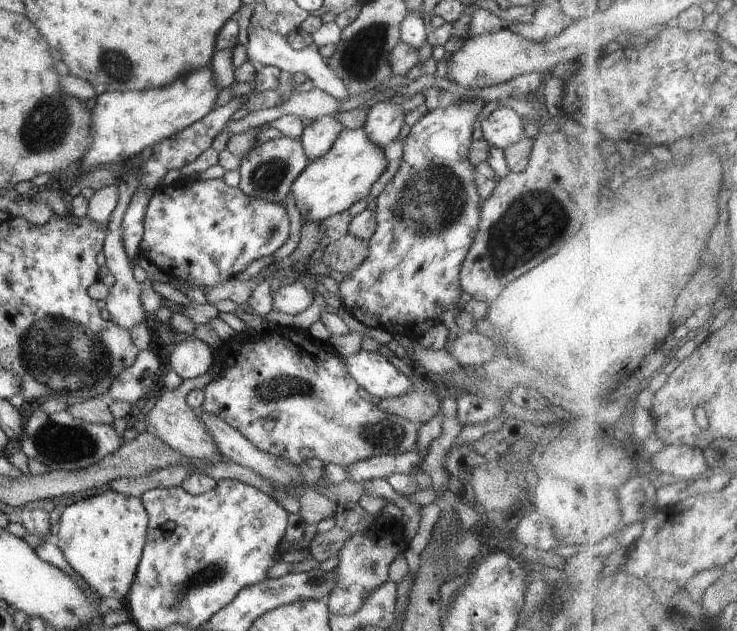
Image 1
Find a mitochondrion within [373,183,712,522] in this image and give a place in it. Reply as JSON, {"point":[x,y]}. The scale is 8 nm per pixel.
{"point":[532,221]}

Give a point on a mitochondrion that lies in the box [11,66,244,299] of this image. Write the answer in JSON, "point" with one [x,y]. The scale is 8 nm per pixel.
{"point":[47,127]}

